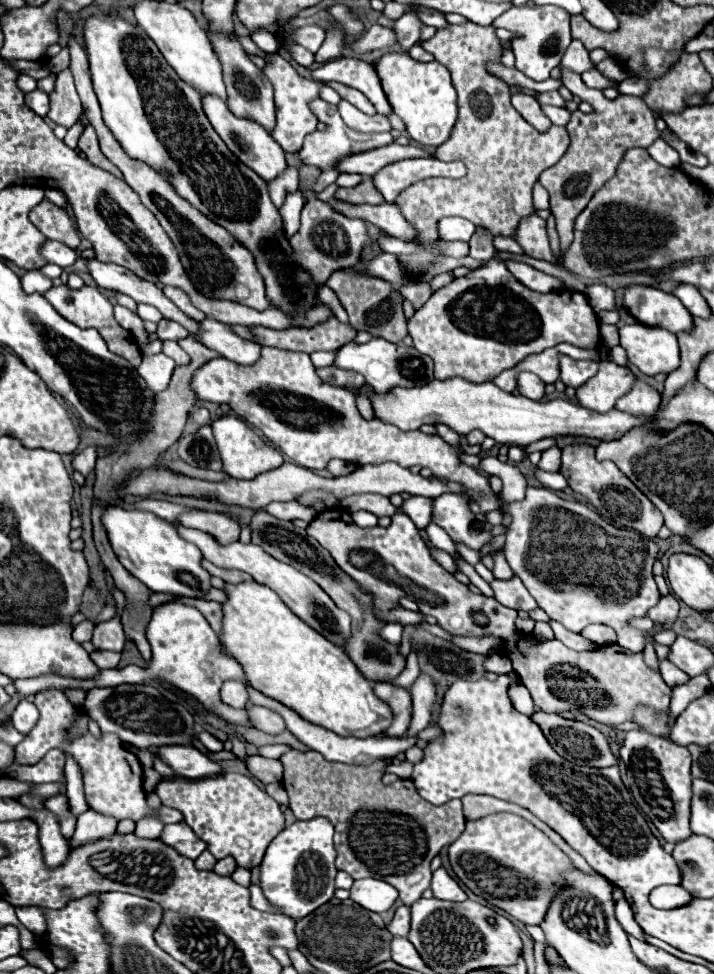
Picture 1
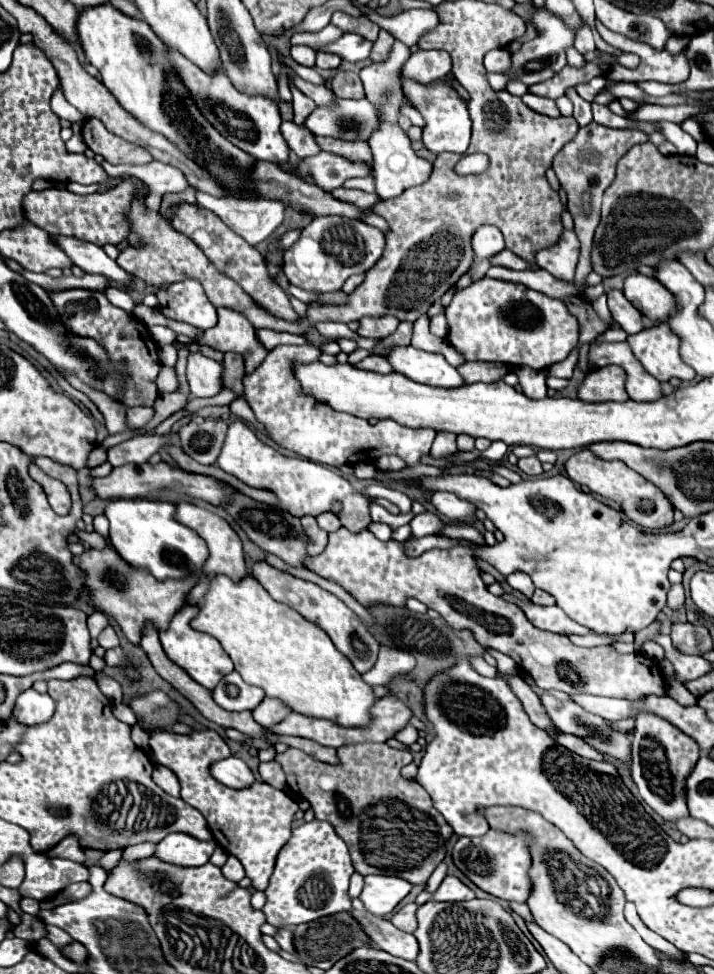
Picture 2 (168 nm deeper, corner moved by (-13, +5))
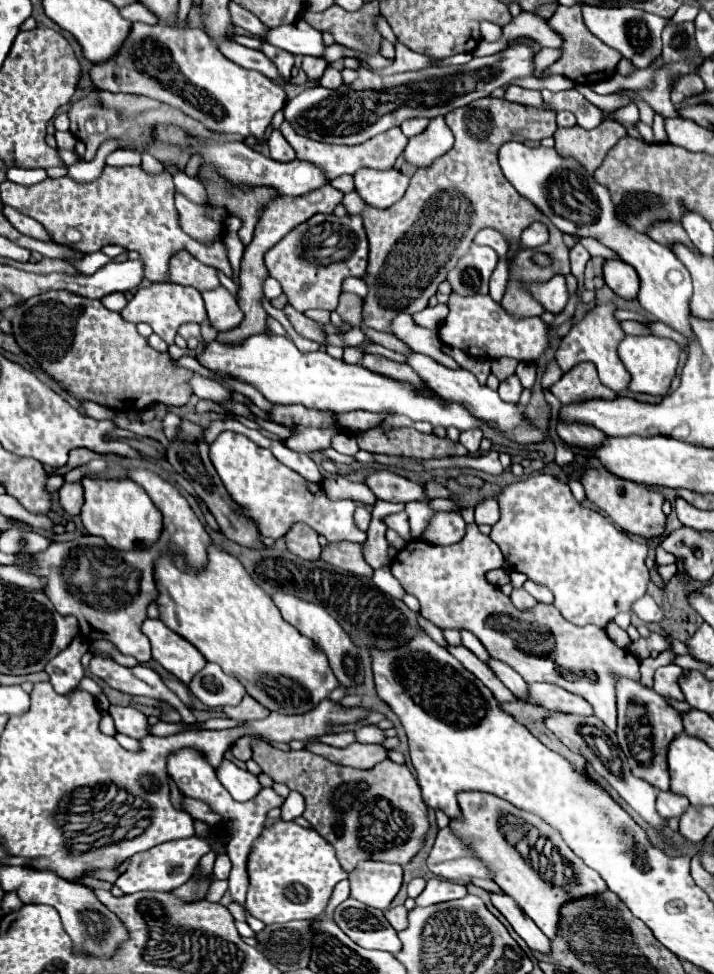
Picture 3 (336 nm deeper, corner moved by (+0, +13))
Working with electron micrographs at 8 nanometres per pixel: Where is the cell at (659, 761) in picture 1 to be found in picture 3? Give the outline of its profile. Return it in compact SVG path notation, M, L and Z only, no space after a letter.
M620 679L618 683L618 743L628 759L628 767L632 775L652 783L652 787L660 791L670 789L668 763L666 753L668 745L682 733L680 713L668 705L668 701L658 695L654 689L644 687L632 679Z

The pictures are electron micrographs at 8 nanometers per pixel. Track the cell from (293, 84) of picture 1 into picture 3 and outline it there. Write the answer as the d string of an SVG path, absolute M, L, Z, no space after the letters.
M274 129L268 137L268 147L270 147L270 157L276 161L292 161L296 157L296 151L290 147L290 143L284 139L280 129Z

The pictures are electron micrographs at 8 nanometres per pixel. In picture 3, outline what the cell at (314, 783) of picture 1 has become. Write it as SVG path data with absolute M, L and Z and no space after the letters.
M254 741L252 751L252 759L266 775L304 795L306 821L334 845L344 871L350 873L366 859L408 865L424 847L430 831L428 807L424 807L420 787L406 765L396 765L386 757L372 769L354 769L330 763L306 749L280 751L264 741Z

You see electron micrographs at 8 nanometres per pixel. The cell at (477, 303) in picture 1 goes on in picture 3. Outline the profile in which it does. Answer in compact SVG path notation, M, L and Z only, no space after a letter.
M452 291L448 299L448 309L448 317L438 335L442 343L462 349L466 355L478 359L512 357L516 361L532 363L550 347L550 329L540 317L514 317L490 295L474 293L462 297Z

